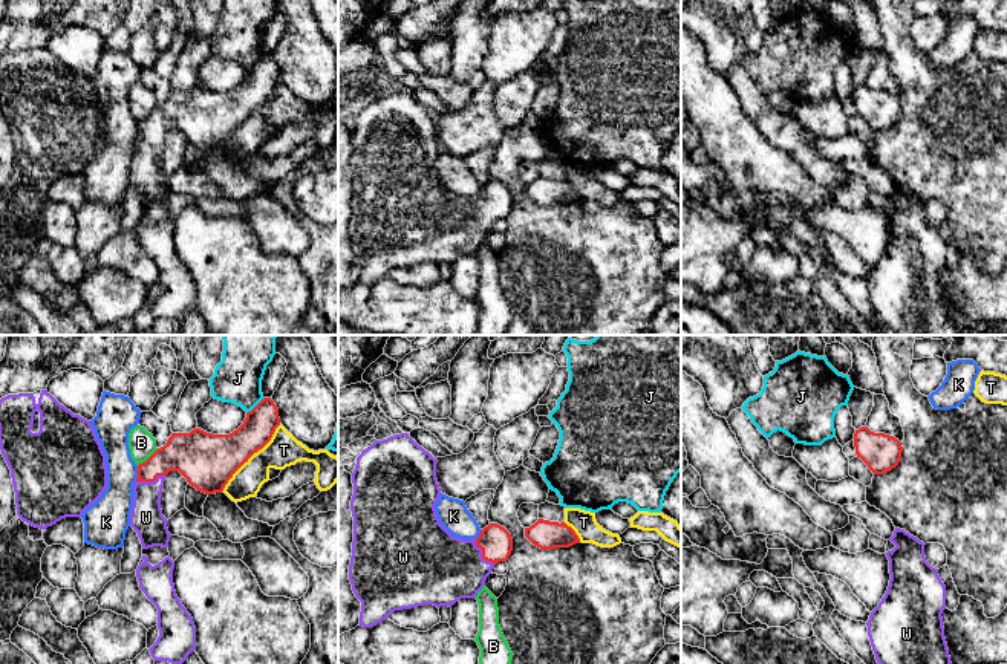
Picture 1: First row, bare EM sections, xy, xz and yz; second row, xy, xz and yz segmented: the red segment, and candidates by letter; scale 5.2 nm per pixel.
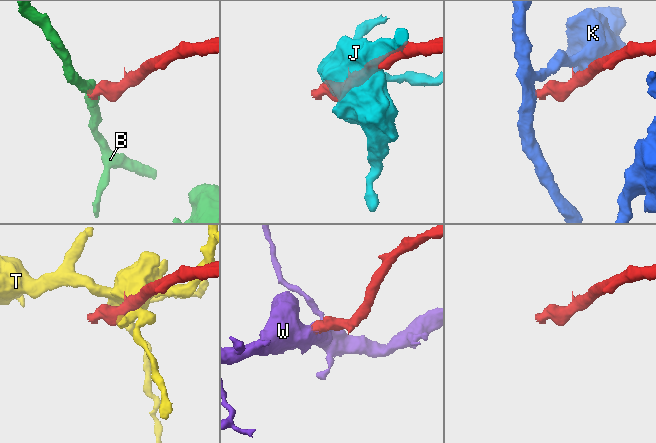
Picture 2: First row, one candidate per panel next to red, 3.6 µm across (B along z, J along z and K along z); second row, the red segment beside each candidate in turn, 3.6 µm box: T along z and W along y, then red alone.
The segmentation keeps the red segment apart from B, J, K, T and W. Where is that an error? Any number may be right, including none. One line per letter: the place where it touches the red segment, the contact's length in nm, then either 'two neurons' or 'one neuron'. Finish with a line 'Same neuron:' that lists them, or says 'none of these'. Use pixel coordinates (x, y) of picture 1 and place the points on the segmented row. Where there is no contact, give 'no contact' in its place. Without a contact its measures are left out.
B: meets red in xy at (149, 458); contact 140 nm long; two neurons
J: meets red in xy at (256, 406); contact 130 nm long; two neurons
K: meets red in xy at (138, 473); contact 90 nm long; two neurons
T: meets red in xy at (250, 456); contact 480 nm long; two neurons
W: meets red in xz at (482, 554); contact 170 nm long; one neuron
Same neuron: W

